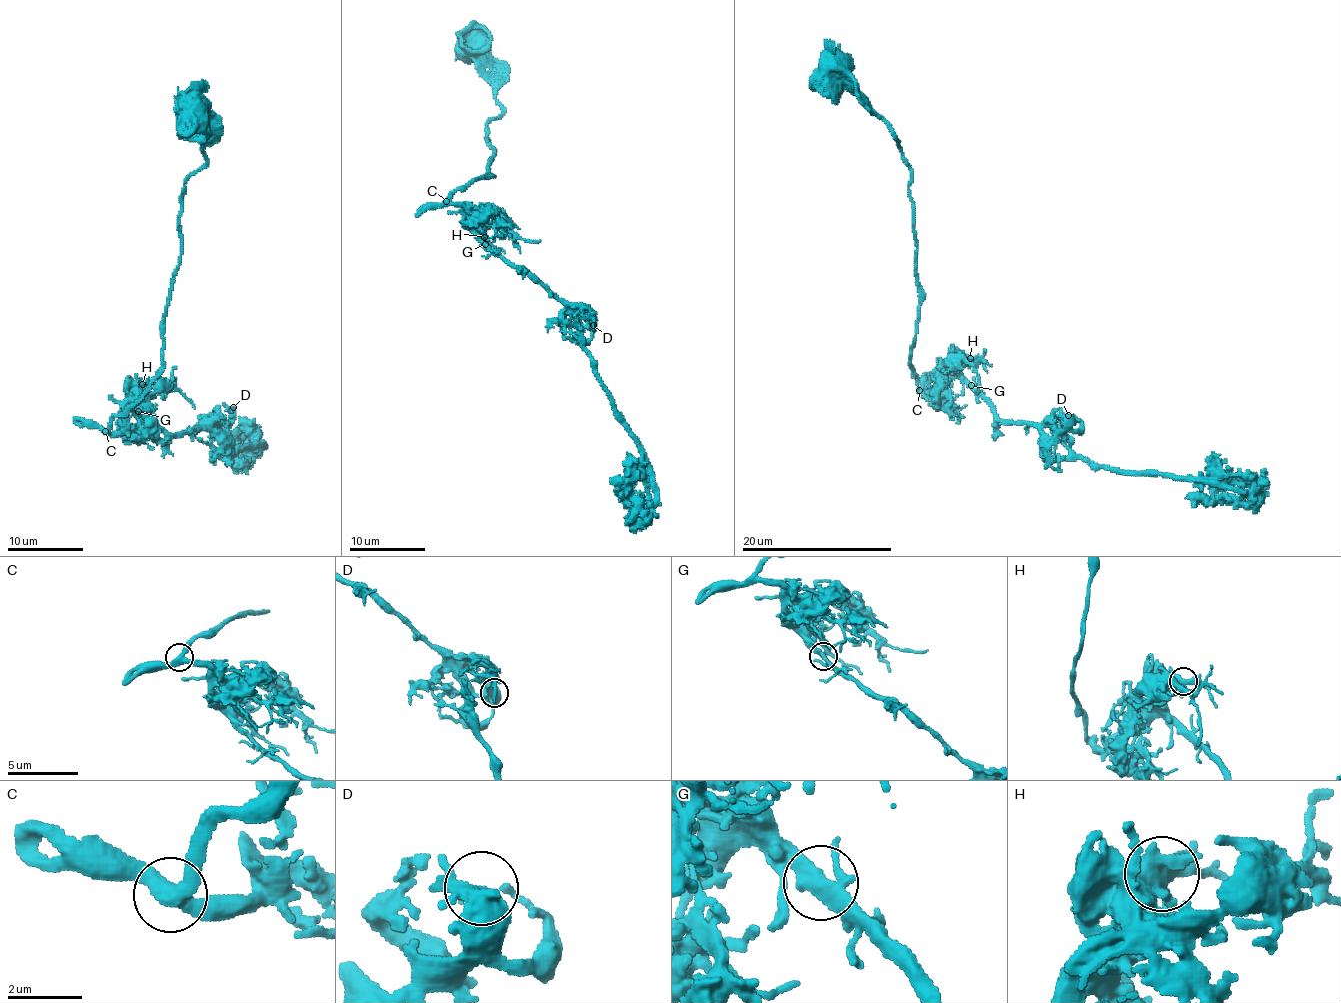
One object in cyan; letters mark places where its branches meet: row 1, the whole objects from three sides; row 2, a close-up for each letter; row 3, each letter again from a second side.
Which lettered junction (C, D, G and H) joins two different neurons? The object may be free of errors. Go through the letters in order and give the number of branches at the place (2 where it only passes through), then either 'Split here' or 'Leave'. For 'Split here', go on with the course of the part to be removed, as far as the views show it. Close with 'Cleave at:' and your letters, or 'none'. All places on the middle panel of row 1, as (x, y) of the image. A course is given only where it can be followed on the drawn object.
C: Branches: 3. Leave
D: Branches: 3. Leave
G: Branches: 3. Leave
H: Branches: 3. Leave
Cleave at: none

